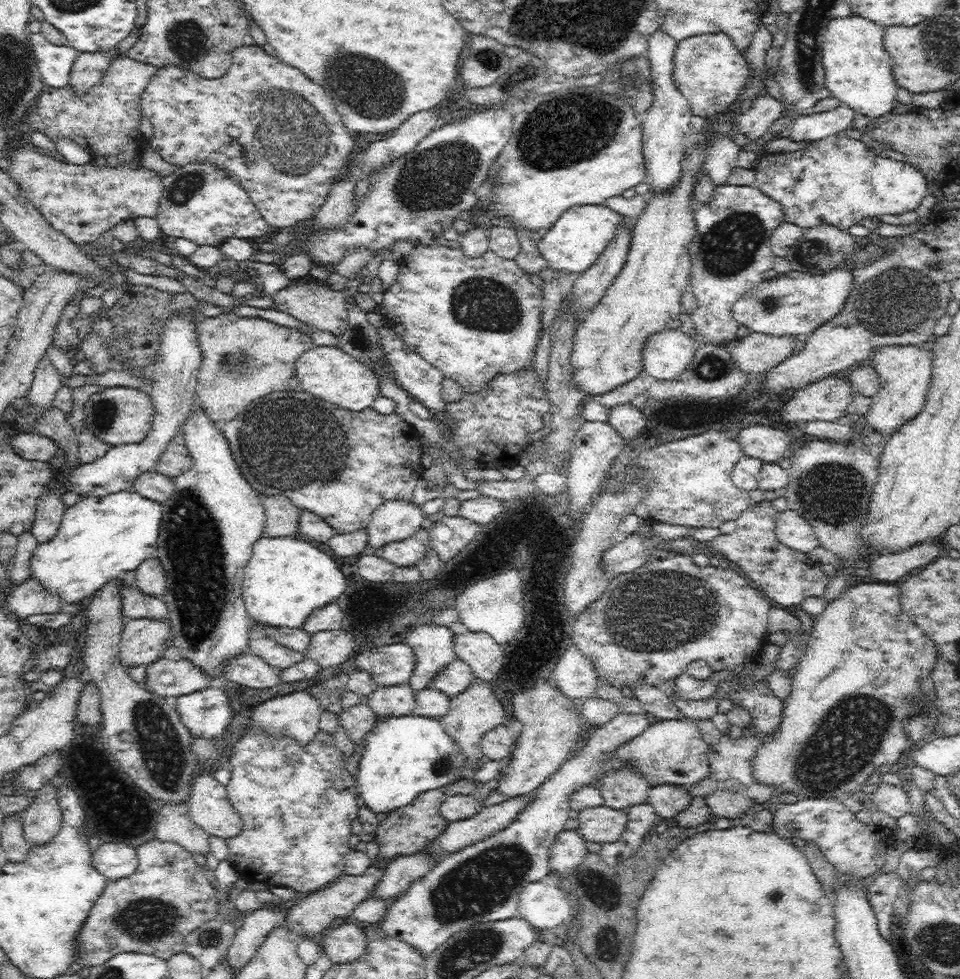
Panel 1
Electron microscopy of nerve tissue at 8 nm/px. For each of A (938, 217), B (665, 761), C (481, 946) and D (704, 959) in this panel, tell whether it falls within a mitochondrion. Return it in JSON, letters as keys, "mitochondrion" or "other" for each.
{"A":"other","B":"mitochondrion","C":"mitochondrion","D":"other"}

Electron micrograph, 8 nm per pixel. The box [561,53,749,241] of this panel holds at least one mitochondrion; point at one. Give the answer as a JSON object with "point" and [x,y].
{"point":[631,79]}

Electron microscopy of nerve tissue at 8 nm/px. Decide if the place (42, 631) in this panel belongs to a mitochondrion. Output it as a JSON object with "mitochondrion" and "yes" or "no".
{"mitochondrion":"no"}

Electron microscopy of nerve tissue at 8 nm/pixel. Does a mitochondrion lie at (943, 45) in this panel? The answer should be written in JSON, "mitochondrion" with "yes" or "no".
{"mitochondrion":"yes"}

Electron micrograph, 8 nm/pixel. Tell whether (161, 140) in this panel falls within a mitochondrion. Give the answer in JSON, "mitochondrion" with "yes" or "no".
{"mitochondrion":"no"}

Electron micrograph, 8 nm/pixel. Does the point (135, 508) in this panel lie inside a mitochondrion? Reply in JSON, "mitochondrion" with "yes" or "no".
{"mitochondrion":"no"}

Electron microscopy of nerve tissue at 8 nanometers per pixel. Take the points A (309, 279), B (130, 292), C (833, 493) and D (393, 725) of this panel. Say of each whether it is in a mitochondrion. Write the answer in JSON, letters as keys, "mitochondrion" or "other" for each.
{"A":"other","B":"other","C":"mitochondrion","D":"other"}

